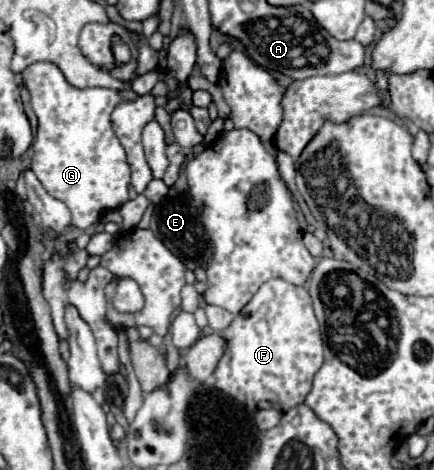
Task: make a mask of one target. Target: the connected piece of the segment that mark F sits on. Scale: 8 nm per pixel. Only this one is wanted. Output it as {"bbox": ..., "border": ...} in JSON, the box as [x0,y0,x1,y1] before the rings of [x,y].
{"bbox":[214,279,322,413],"border":[[[284,279],[266,281],[252,301],[234,317],[230,327],[222,331],[222,337],[228,341],[228,347],[214,371],[216,389],[228,393],[248,409],[256,409],[260,403],[270,403],[270,407],[286,413],[290,407],[304,403],[310,393],[312,379],[322,367],[320,327],[312,309],[310,293],[304,287],[292,285]]]}

